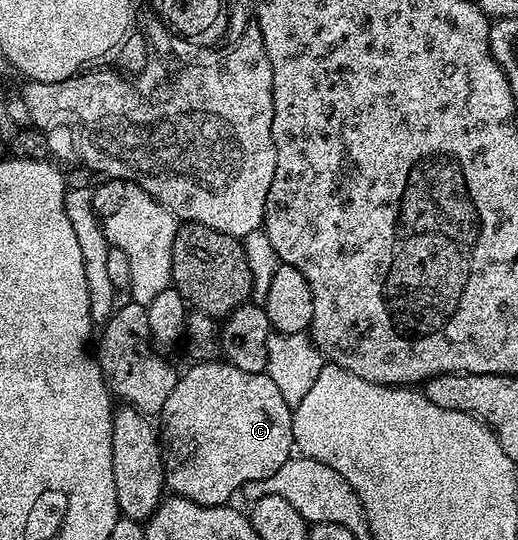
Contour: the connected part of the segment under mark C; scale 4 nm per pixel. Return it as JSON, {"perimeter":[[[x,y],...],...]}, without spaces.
{"perimeter":[[[223,359],[193,363],[179,373],[158,420],[169,493],[198,506],[227,505],[246,483],[270,478],[294,455],[293,405],[282,398],[267,371],[246,374]]]}

